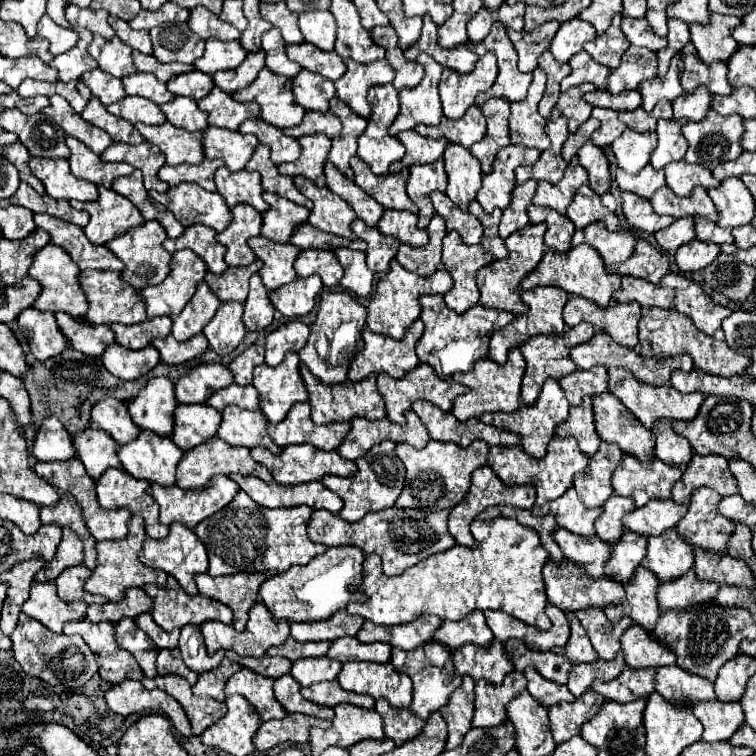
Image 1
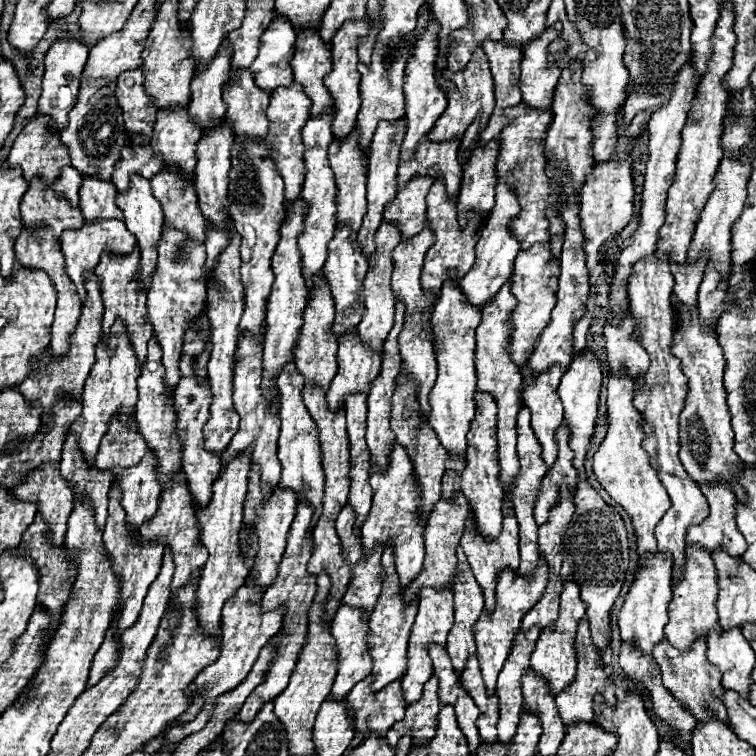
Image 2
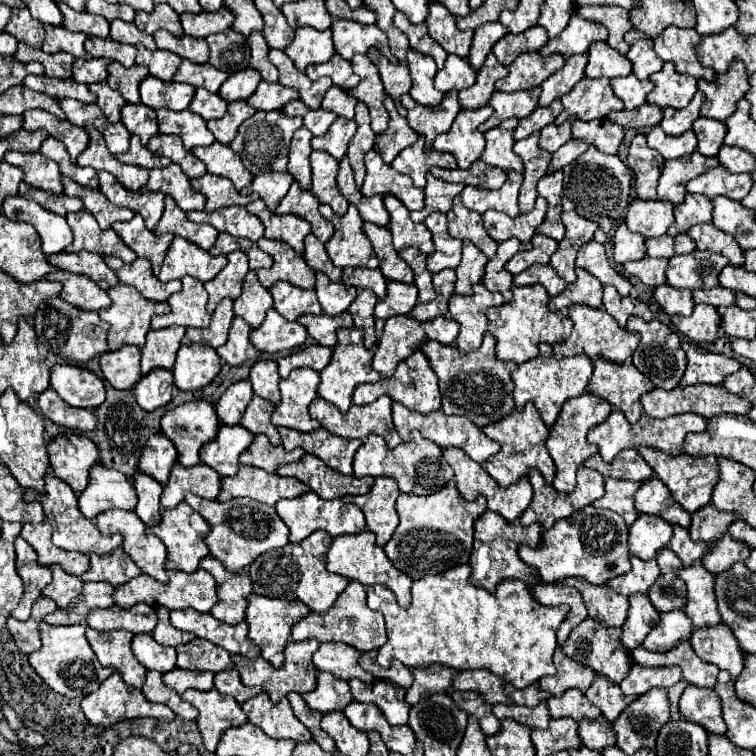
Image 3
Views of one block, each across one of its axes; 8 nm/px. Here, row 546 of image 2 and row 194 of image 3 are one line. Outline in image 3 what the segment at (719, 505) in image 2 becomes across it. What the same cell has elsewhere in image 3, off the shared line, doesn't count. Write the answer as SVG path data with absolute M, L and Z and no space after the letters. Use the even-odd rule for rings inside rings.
M722 164L710 168L704 176L698 176L696 180L690 180L686 184L686 190L692 194L704 194L708 198L722 194L732 200L742 200L750 192L750 188L752 188L750 174L732 174Z

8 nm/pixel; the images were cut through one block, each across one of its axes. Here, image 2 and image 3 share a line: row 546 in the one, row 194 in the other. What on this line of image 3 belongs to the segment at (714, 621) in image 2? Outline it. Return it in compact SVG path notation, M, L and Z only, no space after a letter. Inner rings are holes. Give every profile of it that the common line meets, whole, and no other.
M686 194L684 204L678 204L674 208L674 222L666 234L676 236L686 232L694 224L706 224L710 220L712 220L712 202L708 200L708 196Z

